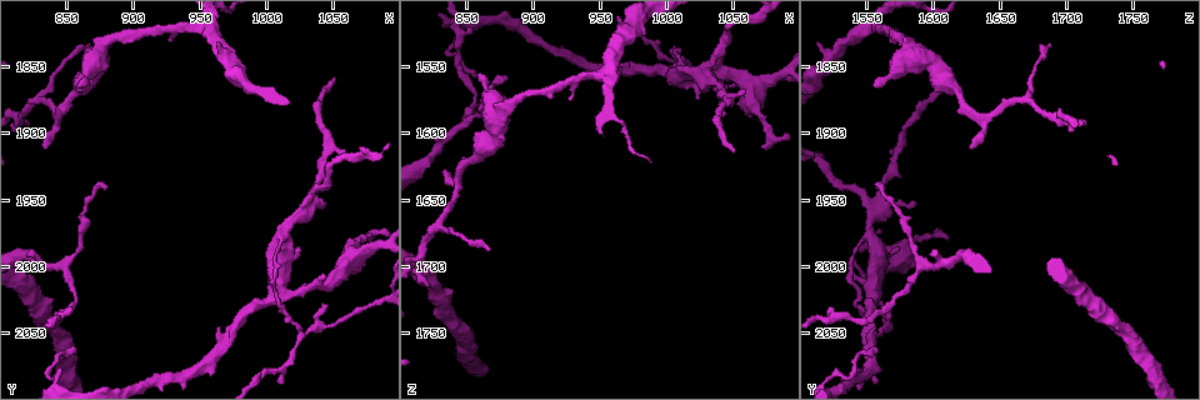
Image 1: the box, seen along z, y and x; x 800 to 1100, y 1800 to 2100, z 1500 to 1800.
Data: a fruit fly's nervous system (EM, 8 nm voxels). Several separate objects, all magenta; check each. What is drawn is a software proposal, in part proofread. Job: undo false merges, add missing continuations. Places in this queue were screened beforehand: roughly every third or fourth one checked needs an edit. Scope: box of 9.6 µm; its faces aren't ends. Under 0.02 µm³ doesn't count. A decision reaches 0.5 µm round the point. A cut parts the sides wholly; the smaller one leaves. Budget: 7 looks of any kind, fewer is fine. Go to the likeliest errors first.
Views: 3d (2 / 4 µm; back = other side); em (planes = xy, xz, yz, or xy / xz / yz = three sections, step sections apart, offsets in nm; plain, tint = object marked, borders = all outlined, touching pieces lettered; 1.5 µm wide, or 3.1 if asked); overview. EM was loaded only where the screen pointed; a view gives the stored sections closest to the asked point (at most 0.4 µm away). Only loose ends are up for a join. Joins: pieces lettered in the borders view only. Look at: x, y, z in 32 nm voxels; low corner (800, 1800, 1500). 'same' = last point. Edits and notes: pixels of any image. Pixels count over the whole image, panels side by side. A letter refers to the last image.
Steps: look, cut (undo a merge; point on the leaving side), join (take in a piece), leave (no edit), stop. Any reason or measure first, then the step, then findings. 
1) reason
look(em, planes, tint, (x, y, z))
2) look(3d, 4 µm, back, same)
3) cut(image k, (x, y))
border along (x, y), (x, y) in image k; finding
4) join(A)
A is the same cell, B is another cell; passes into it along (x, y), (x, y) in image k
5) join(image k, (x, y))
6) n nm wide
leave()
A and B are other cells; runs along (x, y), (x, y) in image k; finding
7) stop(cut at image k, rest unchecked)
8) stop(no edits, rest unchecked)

an open end
look(em, xz, step 4, borders, (834, 1912, 1628))

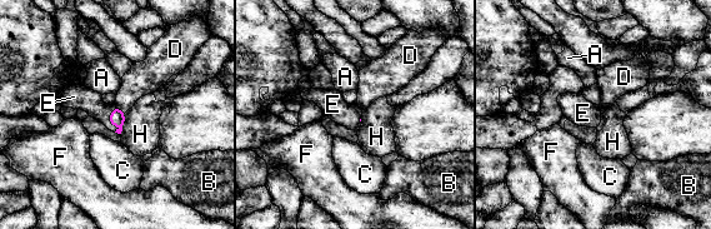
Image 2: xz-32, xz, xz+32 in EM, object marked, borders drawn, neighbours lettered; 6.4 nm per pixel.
join(E)
E is the same cell, A, B, C, D, F and H are other cells; passes into it along (116, 118), (109, 122), (79, 96) in image 2; it goes on there

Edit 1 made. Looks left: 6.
an open end
look(3d, 2 µm, (858, 1864, 1554))

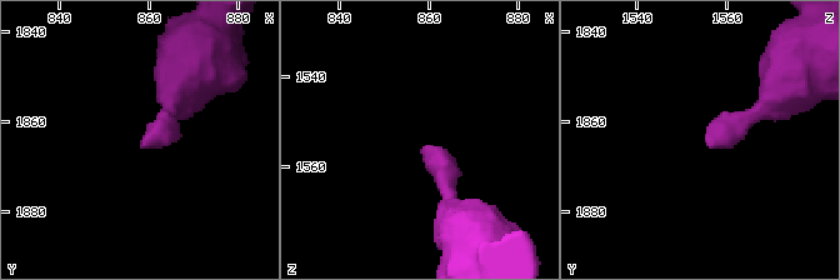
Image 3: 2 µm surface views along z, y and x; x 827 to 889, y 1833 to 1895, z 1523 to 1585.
shape alone is not enough
look(em, planes, plain, (859, 1864, 1554))

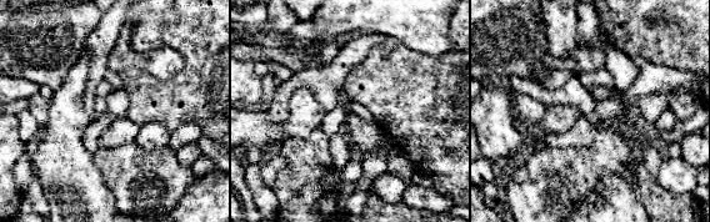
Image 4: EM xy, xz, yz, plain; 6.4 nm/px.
see the neighbours
look(em, planes, borders, same)

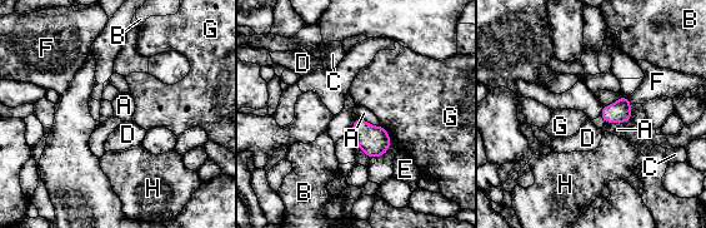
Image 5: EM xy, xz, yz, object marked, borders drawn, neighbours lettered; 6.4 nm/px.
leave()
A, B, C, D, E, F, G and H are other cells; border along (360, 118), (374, 125), (380, 125) in image 5; no lettered piece goes on from it

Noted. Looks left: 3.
branch stops here
look(em, planes, borders, (880, 1940, 1558))

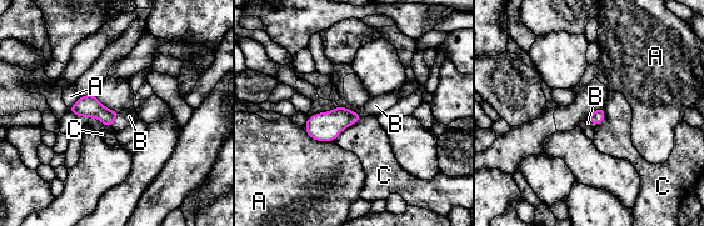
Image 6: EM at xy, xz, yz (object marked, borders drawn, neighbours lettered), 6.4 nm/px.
join(B)
B is the same cell, A and C are other cells; passes into it along (89, 106), (114, 120), (129, 116) in image 6; the cell continues

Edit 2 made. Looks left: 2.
stop(join at image 2, join at image 6, rest unchecked)

